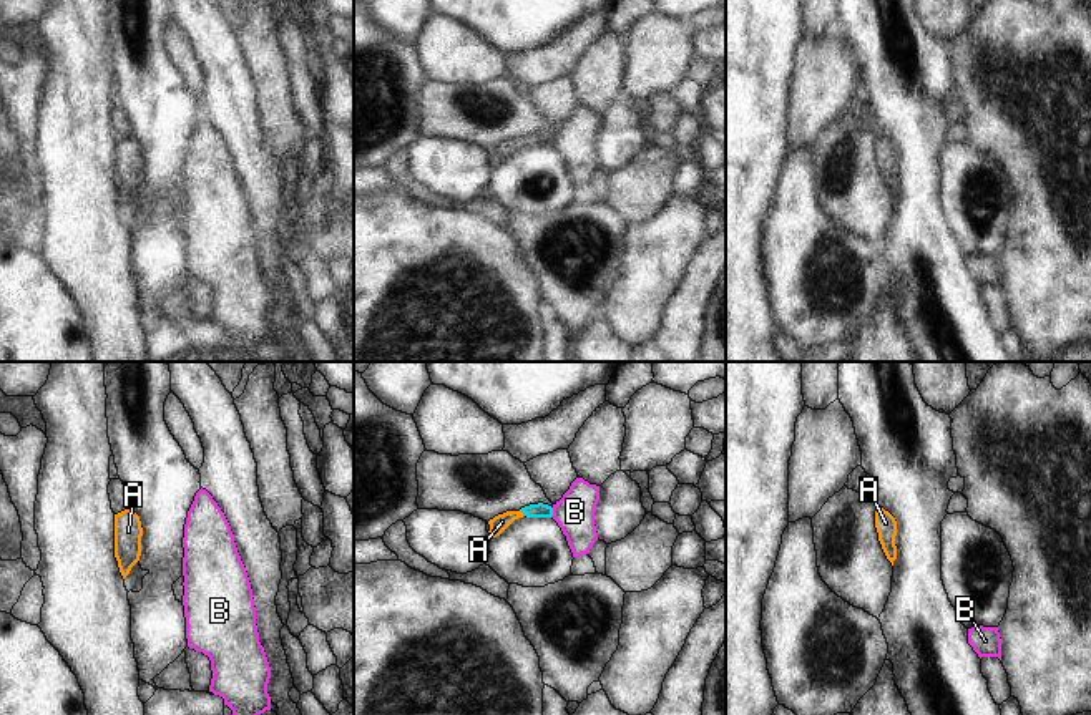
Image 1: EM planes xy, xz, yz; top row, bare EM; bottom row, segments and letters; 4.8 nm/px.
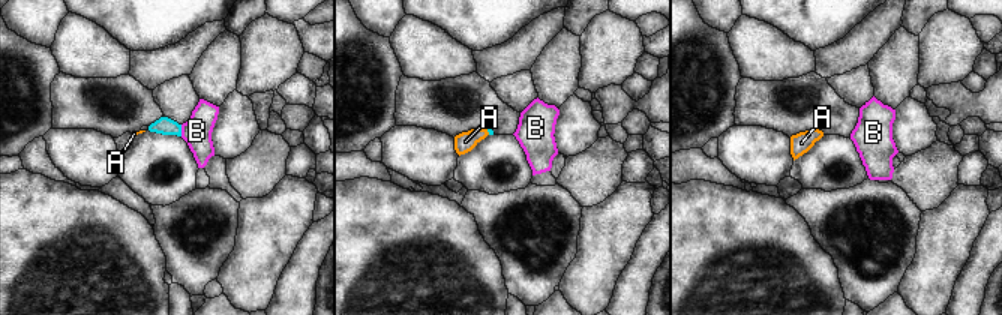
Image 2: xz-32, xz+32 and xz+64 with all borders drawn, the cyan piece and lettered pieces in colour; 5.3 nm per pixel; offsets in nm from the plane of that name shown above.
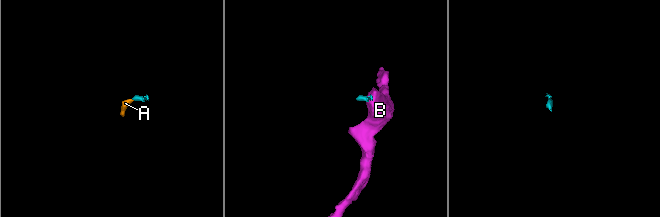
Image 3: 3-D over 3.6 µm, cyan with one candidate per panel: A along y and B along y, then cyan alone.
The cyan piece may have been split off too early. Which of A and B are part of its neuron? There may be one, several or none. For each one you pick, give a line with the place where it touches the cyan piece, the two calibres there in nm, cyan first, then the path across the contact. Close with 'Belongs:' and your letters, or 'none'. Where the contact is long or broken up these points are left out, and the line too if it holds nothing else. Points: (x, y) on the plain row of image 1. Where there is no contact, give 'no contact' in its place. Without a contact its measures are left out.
A: meets cyan in xz at (523, 141); 70 nm thick on the cyan side, 80 nm on the other; runs through xz (540, 138), (523, 141), (512, 143), (502, 150)
Belongs: A

